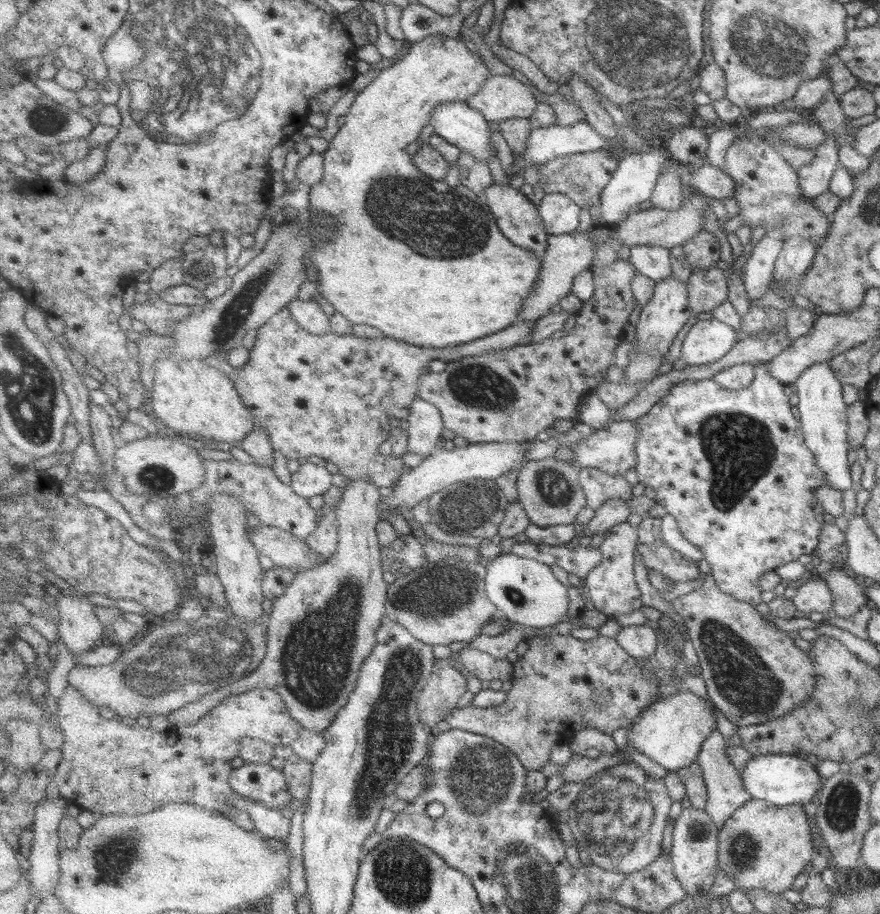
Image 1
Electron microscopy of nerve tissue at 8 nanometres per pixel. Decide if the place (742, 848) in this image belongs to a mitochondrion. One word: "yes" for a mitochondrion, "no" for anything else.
yes

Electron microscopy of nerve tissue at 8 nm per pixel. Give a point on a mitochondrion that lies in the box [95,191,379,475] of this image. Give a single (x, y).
(241, 310)

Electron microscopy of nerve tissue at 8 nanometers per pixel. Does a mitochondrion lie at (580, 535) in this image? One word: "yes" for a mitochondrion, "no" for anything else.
no

